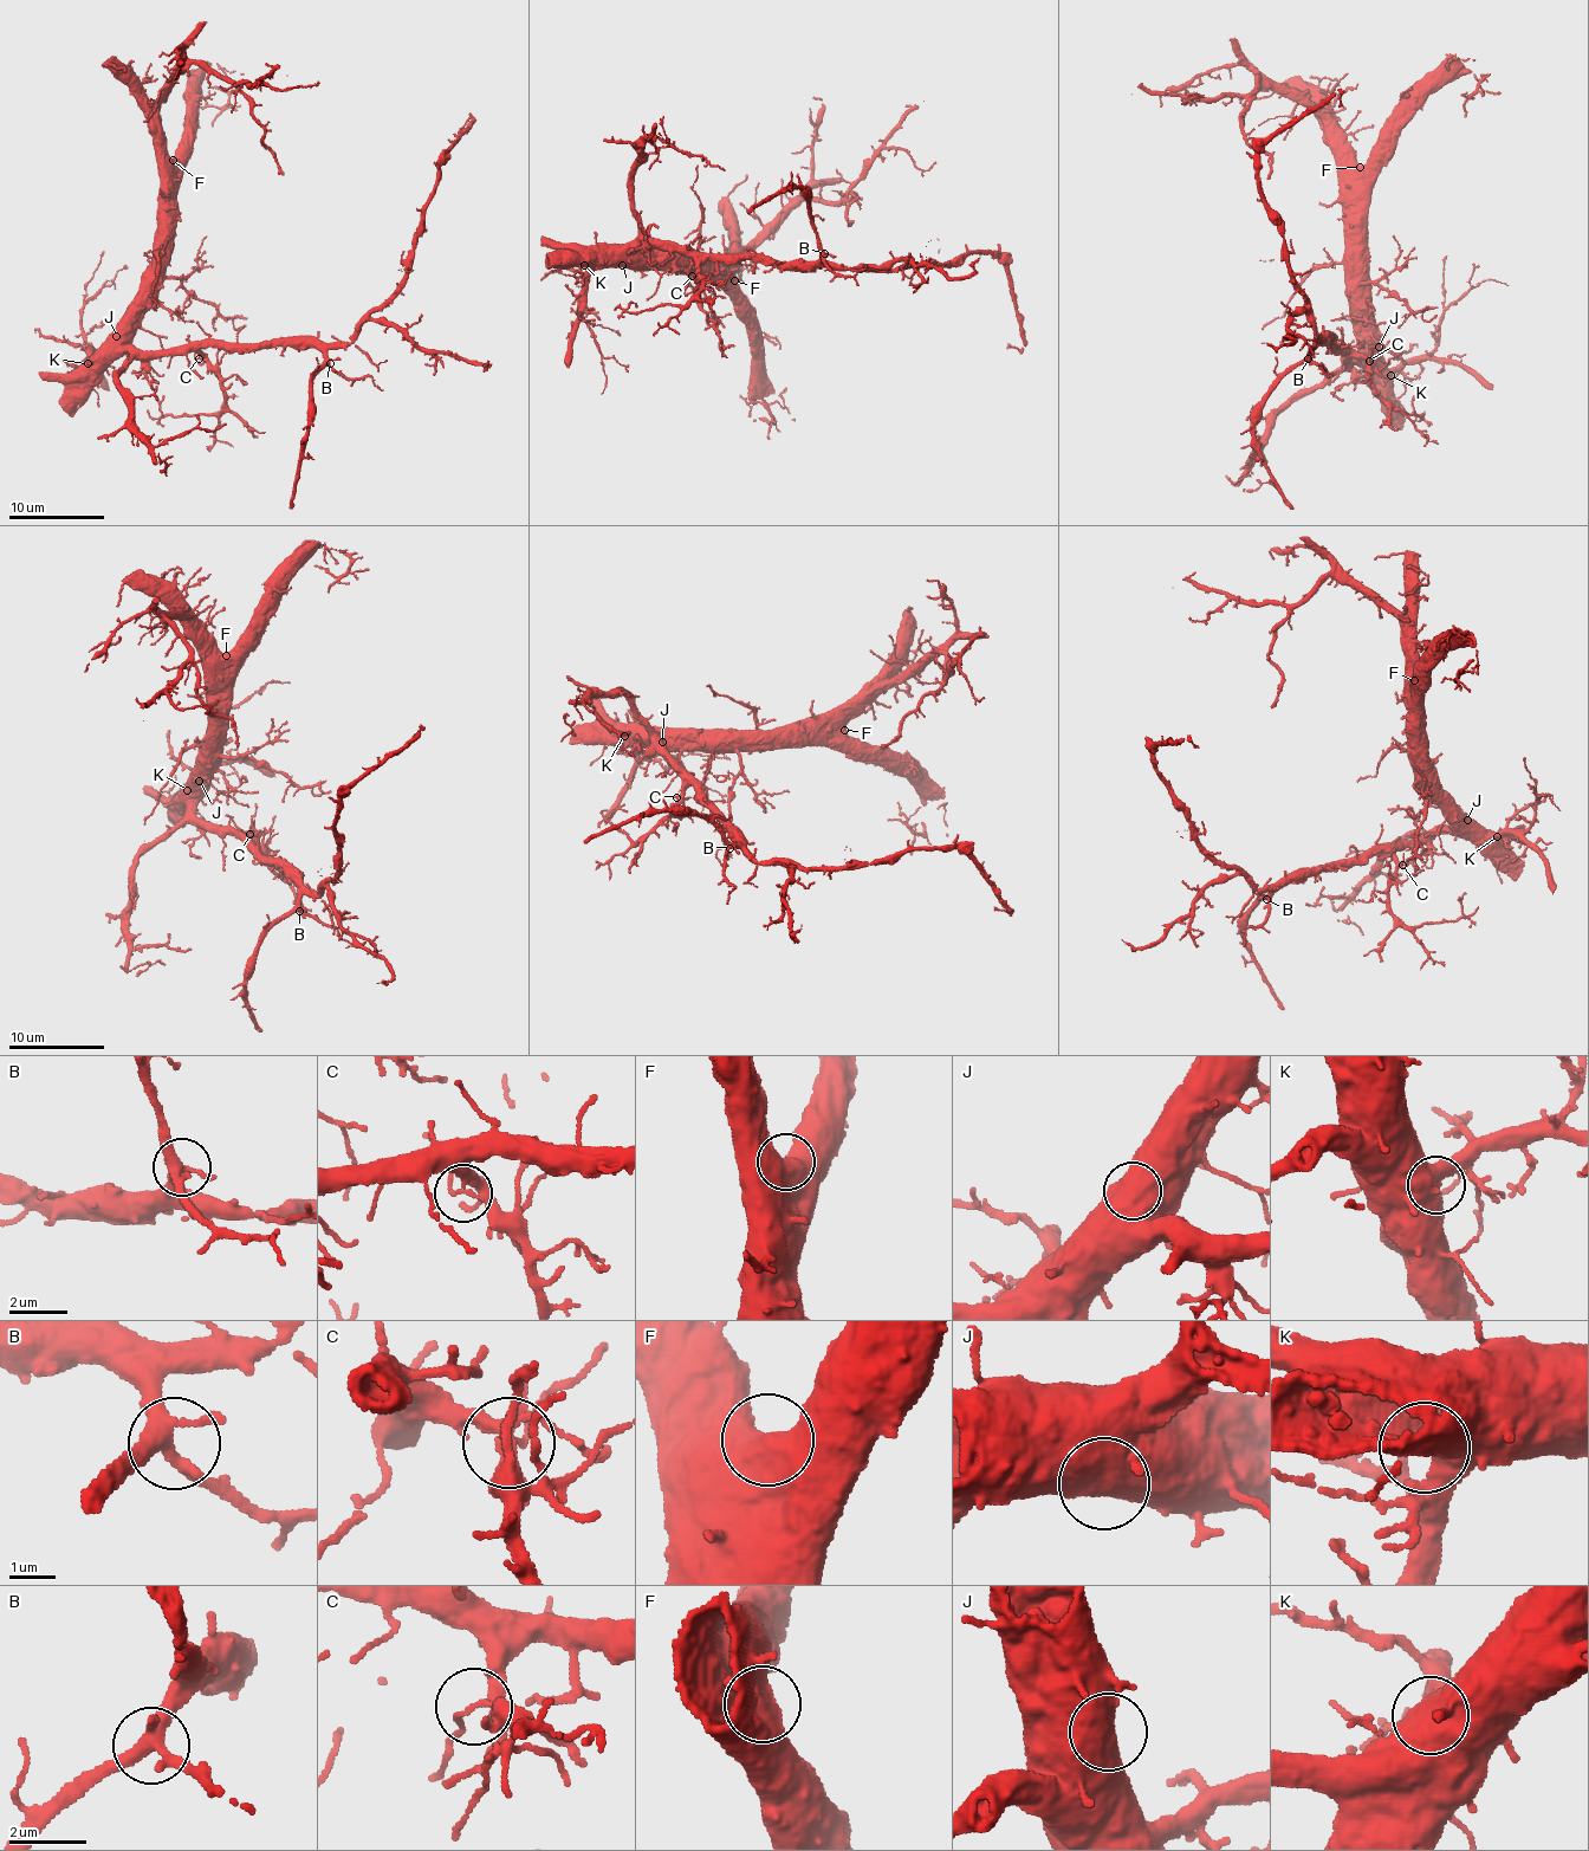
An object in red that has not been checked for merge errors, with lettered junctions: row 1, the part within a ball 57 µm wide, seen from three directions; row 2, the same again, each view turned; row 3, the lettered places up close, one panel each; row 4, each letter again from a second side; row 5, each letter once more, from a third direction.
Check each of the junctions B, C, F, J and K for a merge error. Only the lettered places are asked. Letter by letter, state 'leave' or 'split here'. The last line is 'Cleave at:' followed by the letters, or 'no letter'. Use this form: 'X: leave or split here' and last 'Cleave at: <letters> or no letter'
B: leave
C: leave
F: leave
J: leave
K: leave
Cleave at: no letter

